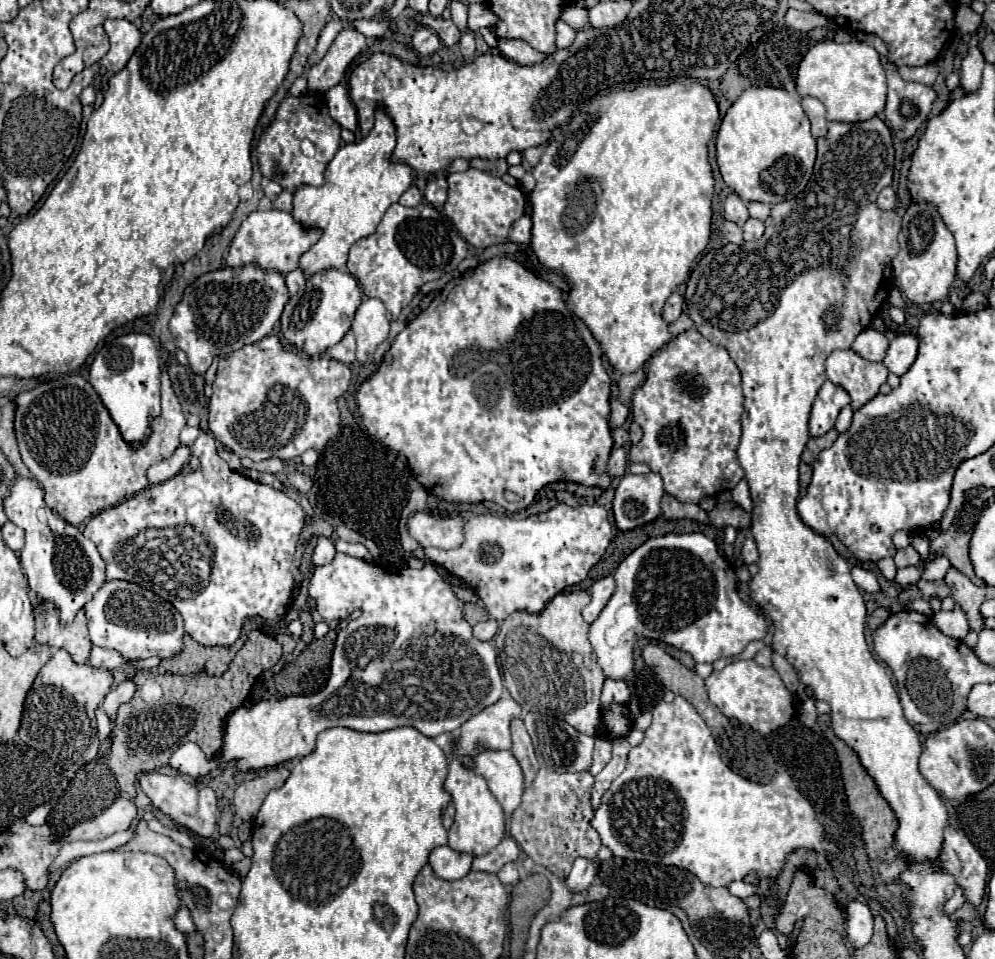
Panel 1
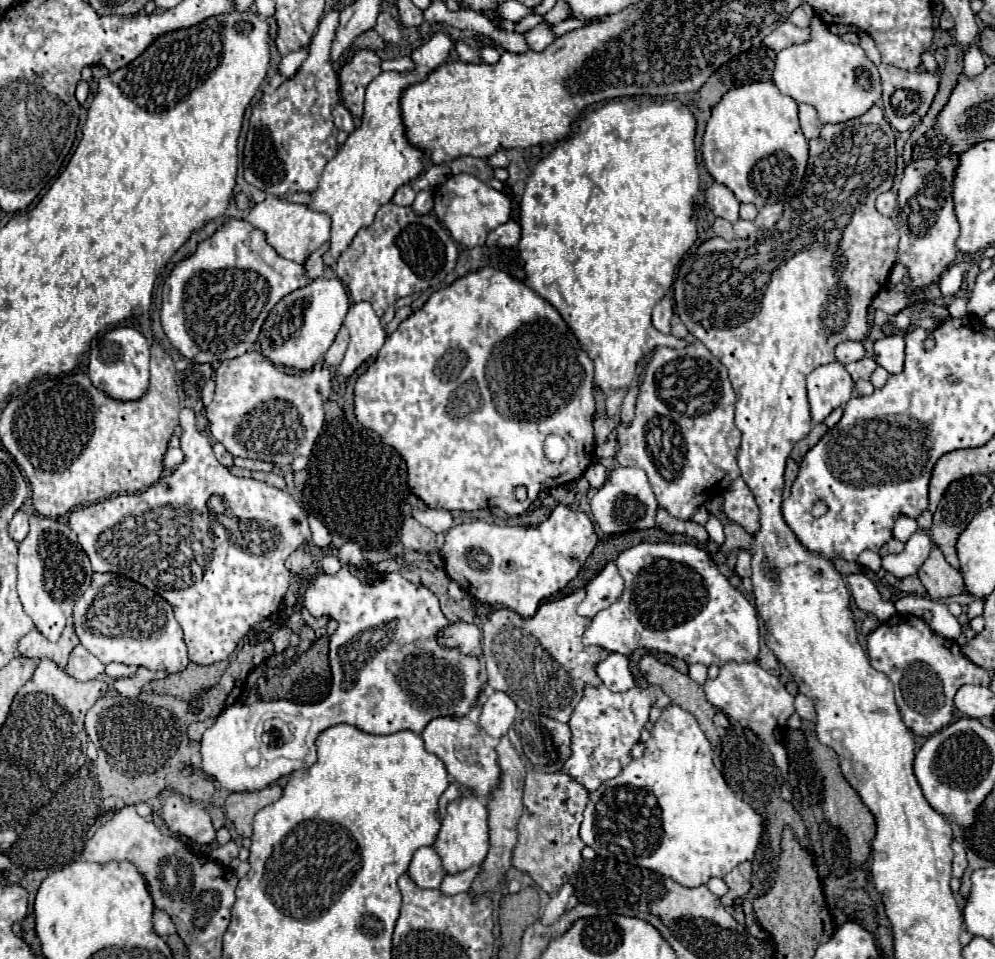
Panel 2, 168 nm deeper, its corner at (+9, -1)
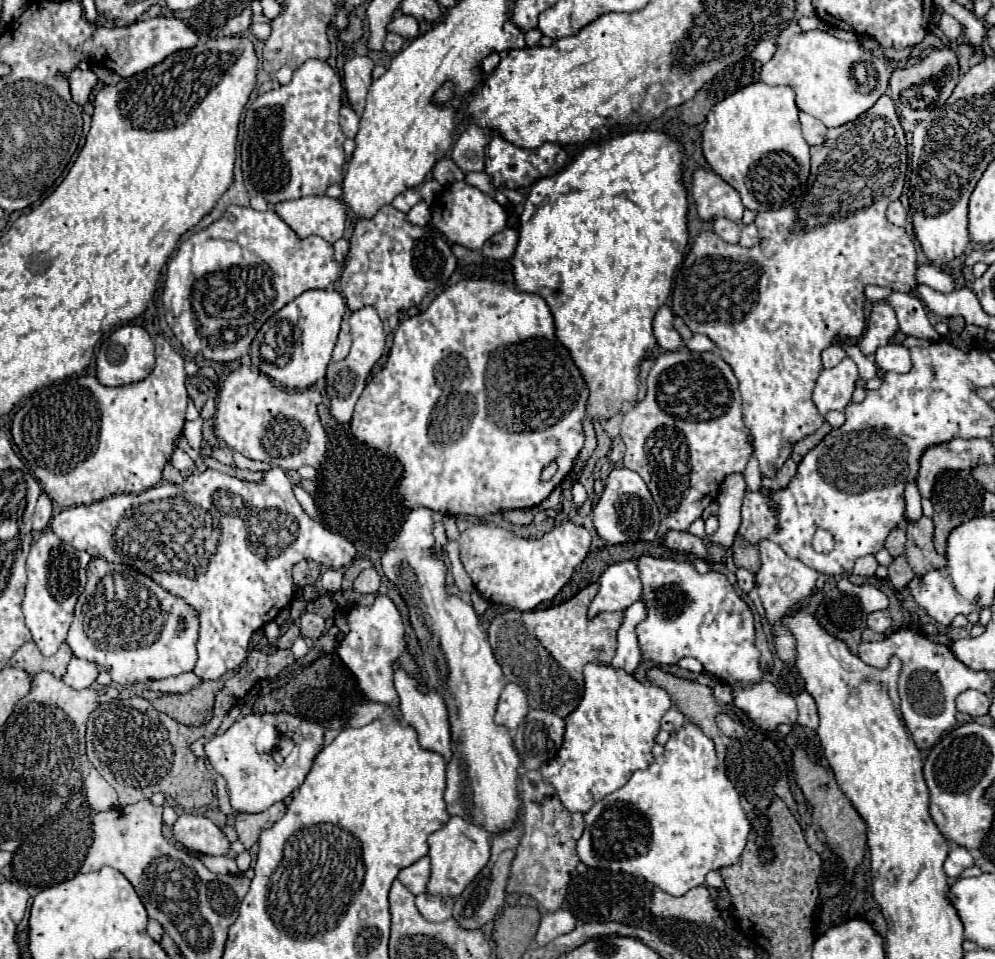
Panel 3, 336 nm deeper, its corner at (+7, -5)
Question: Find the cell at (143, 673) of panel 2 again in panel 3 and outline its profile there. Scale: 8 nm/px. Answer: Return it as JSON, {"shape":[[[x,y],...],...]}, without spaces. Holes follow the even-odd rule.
{"shape":[[[182,673],[182,675],[176,675],[176,677],[148,681],[148,689],[160,691],[160,693],[186,693],[198,683],[200,683],[200,679],[194,673]]]}

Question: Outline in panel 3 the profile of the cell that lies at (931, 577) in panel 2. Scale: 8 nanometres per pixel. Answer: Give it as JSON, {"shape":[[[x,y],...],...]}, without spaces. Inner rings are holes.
{"shape":[[[922,517],[916,523],[908,523],[908,543],[906,543],[906,559],[908,565],[912,567],[914,575],[922,577],[932,569],[944,569],[946,567],[946,557],[938,555],[932,543],[934,537],[934,525],[932,519]]]}

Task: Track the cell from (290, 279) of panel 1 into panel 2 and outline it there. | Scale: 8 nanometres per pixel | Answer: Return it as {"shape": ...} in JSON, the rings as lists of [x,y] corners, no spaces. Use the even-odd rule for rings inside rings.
{"shape":[[[324,243],[316,253],[310,255],[308,263],[306,263],[306,271],[312,279],[316,277],[322,277],[324,271],[326,271],[326,265],[324,265],[324,253],[328,253],[328,243]]]}

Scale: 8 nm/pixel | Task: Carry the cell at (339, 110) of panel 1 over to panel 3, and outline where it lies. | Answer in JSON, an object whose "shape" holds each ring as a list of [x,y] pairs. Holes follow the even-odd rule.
{"shape":[[[344,105],[340,109],[340,127],[342,127],[344,135],[350,137],[350,139],[354,139],[356,131],[358,131],[358,123],[360,123],[360,117],[348,105]]]}

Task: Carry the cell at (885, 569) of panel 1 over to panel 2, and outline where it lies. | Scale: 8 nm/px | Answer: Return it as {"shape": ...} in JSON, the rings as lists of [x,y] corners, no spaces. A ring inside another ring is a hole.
{"shape":[[[864,551],[858,557],[858,563],[864,565],[866,569],[870,569],[870,571],[878,571],[880,569],[880,555],[876,551]]]}

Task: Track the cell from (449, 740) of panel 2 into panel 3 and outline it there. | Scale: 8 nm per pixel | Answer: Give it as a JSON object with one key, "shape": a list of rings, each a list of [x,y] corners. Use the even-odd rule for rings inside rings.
{"shape":[[[396,671],[394,675],[394,687],[396,687],[396,693],[400,697],[400,711],[402,711],[402,719],[404,723],[408,723],[410,727],[416,729],[418,733],[418,741],[420,741],[420,747],[422,749],[428,749],[428,751],[434,751],[434,753],[440,753],[446,761],[450,761],[452,757],[452,743],[450,743],[450,721],[448,721],[448,709],[446,709],[446,703],[444,699],[434,691],[430,689],[428,693],[420,693],[416,689],[416,681],[412,677],[408,677],[404,671]]]}

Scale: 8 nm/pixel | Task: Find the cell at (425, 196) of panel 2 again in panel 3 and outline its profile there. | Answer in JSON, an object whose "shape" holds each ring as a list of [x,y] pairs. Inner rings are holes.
{"shape":[[[420,201],[418,205],[414,205],[410,211],[408,211],[408,221],[414,223],[414,225],[428,225],[430,219],[432,219],[432,211],[430,211],[430,205],[426,201]]]}

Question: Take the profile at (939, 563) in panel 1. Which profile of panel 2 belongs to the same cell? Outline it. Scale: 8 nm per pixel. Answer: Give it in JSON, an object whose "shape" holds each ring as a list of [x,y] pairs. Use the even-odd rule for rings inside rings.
{"shape":[[[916,531],[904,545],[904,551],[898,555],[884,555],[882,567],[896,575],[898,579],[914,575],[932,549],[932,541],[924,531]]]}

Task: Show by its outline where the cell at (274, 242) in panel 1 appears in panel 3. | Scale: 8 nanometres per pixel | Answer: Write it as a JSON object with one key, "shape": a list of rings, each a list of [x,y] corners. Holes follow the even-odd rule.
{"shape":[[[324,195],[300,197],[270,205],[292,231],[304,239],[318,235],[328,243],[336,243],[346,229],[346,207],[338,199]]]}

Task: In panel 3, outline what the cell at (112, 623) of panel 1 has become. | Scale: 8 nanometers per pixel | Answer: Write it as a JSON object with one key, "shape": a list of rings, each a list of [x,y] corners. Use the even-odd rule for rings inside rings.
{"shape":[[[94,557],[88,569],[88,585],[78,597],[68,645],[76,657],[106,669],[114,683],[138,683],[188,673],[196,665],[198,619],[194,609],[180,597],[166,593],[160,585],[138,571],[110,565]]]}

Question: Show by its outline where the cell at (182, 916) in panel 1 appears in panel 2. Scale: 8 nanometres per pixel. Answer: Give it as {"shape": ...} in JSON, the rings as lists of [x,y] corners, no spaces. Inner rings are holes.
{"shape":[[[154,911],[154,931],[160,935],[160,937],[168,937],[168,935],[172,935],[174,931],[176,931],[176,927],[174,927],[174,923],[172,923],[172,919],[164,913],[164,911]]]}

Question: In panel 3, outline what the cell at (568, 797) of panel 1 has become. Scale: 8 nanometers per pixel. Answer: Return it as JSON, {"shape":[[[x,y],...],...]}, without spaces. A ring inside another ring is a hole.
{"shape":[[[526,771],[520,777],[520,793],[524,805],[524,835],[516,849],[506,889],[508,893],[532,895],[544,909],[556,911],[564,903],[570,873],[580,863],[576,843],[584,829],[584,815],[570,813],[562,805],[556,789],[542,779],[540,771]]]}

